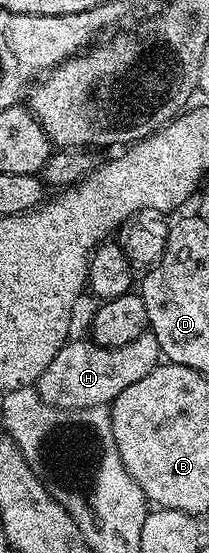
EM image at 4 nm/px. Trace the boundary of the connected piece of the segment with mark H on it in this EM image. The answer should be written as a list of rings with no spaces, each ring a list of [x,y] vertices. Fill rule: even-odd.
[[[148,329],[121,347],[98,347],[88,341],[72,342],[65,342],[54,361],[46,365],[42,377],[36,380],[34,386],[40,392],[41,403],[71,411],[108,405],[118,393],[122,393],[122,389],[130,389],[134,381],[142,381],[142,377],[162,363],[158,337]]]

